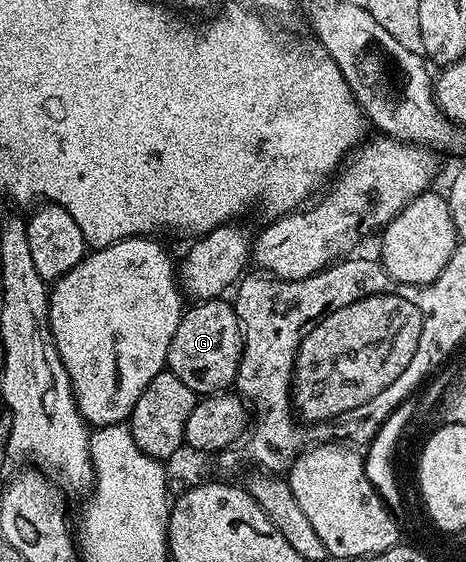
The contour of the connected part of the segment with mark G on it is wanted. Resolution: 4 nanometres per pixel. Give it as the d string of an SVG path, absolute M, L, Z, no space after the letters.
M209 298L196 301L184 309L181 320L177 324L177 332L173 332L173 340L169 344L166 369L171 370L173 376L177 376L177 380L189 384L189 388L196 396L218 394L226 391L234 383L242 355L243 327L239 324L234 305L227 300Z

